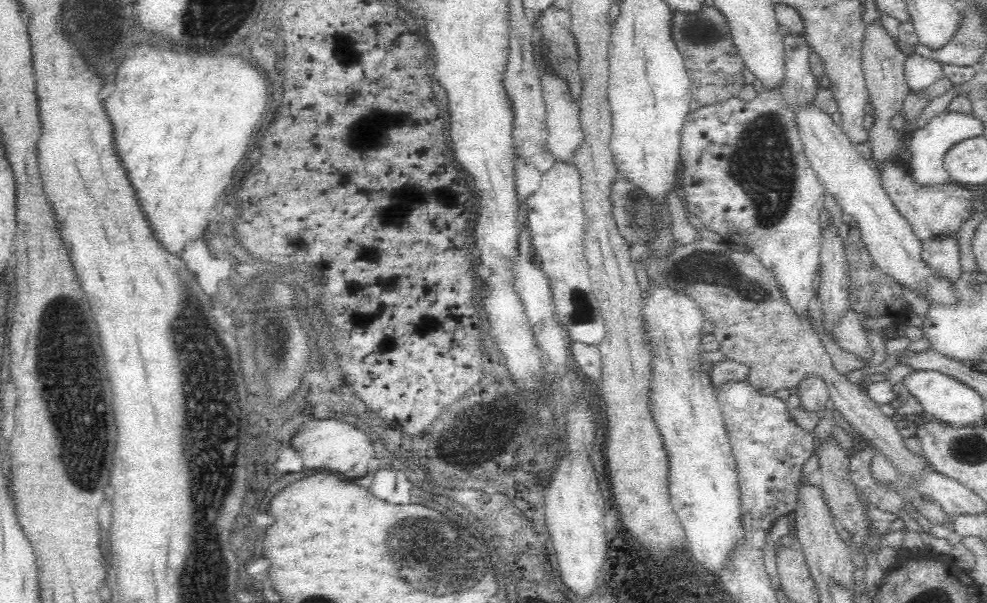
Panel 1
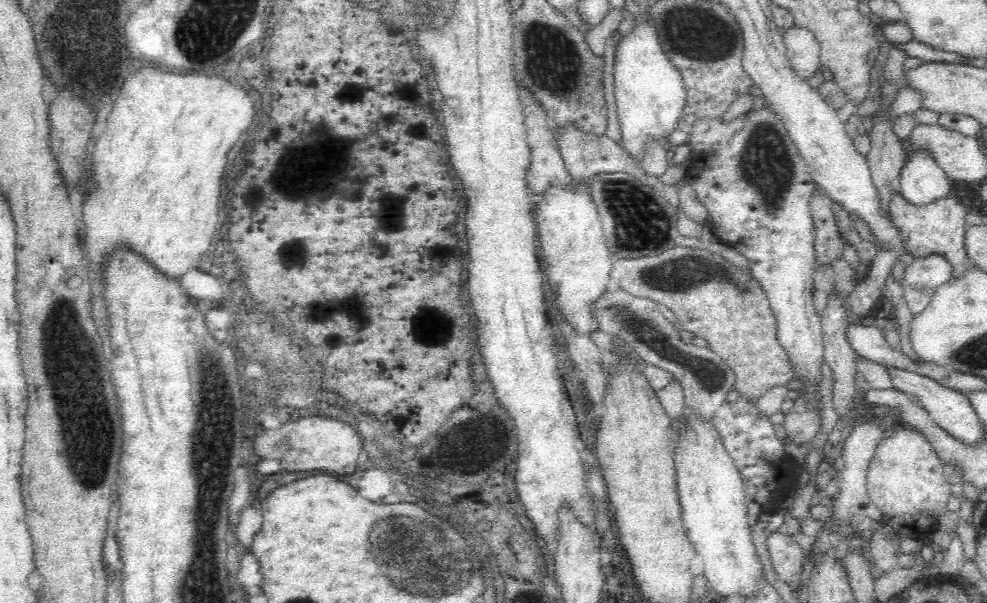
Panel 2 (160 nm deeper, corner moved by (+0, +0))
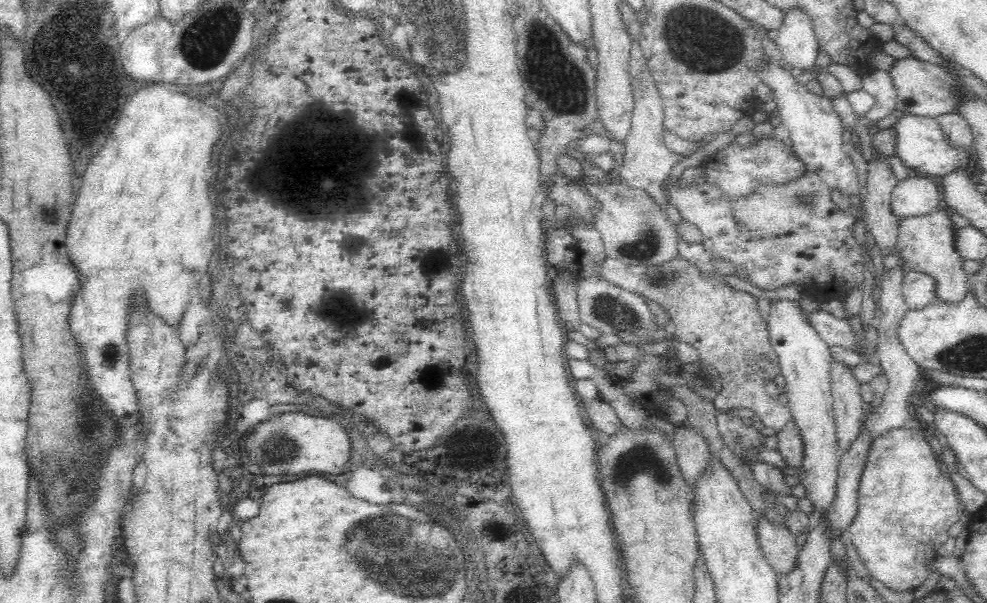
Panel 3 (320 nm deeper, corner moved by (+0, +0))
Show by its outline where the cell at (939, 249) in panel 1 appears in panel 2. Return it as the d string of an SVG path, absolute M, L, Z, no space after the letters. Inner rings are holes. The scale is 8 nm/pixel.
M938 253L916 257L907 265L900 283L913 318L928 306L936 289L947 283L953 274L952 262Z

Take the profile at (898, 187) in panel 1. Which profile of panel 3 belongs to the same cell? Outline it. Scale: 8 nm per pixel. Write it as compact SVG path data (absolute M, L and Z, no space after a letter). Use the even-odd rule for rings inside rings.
M940 208L920 216L901 216L898 219L895 247L908 268L938 279L936 299L959 301L969 287L969 275L962 268L964 259L956 248L957 227L952 222L951 212L948 208Z

